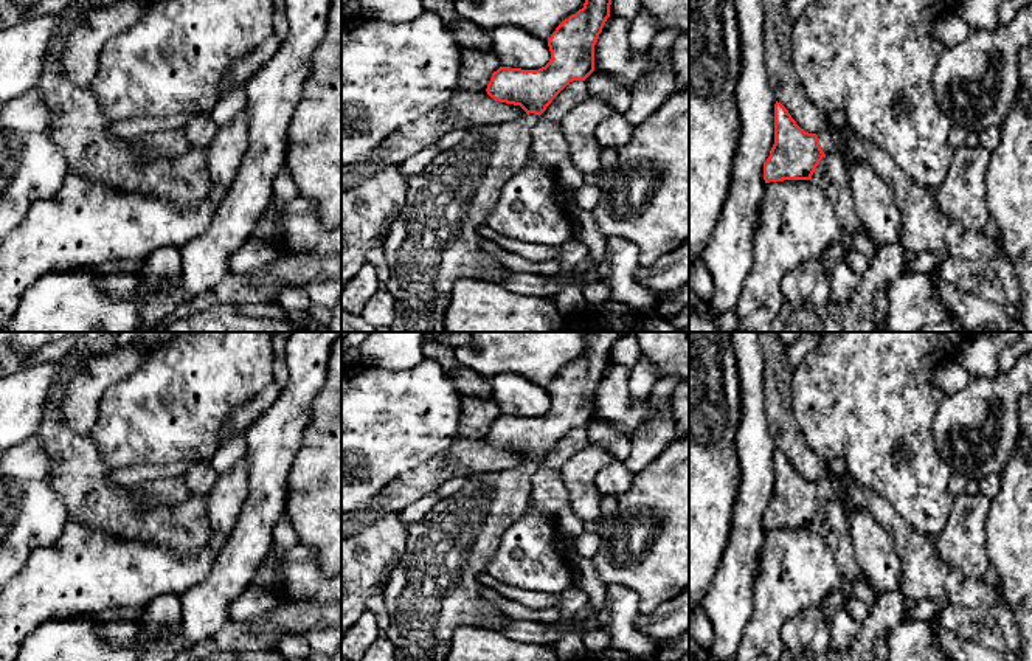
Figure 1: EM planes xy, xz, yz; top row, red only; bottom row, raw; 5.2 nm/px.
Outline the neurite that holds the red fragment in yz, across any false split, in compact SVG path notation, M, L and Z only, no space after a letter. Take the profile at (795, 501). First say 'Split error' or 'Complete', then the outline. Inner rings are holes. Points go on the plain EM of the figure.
Split error. M774 452L774 492L764 510L764 528L812 528L812 523L826 501L843 503L852 507L847 492L827 478L816 483L801 476L788 458Z

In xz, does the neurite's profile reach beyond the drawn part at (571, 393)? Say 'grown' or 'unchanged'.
grown

